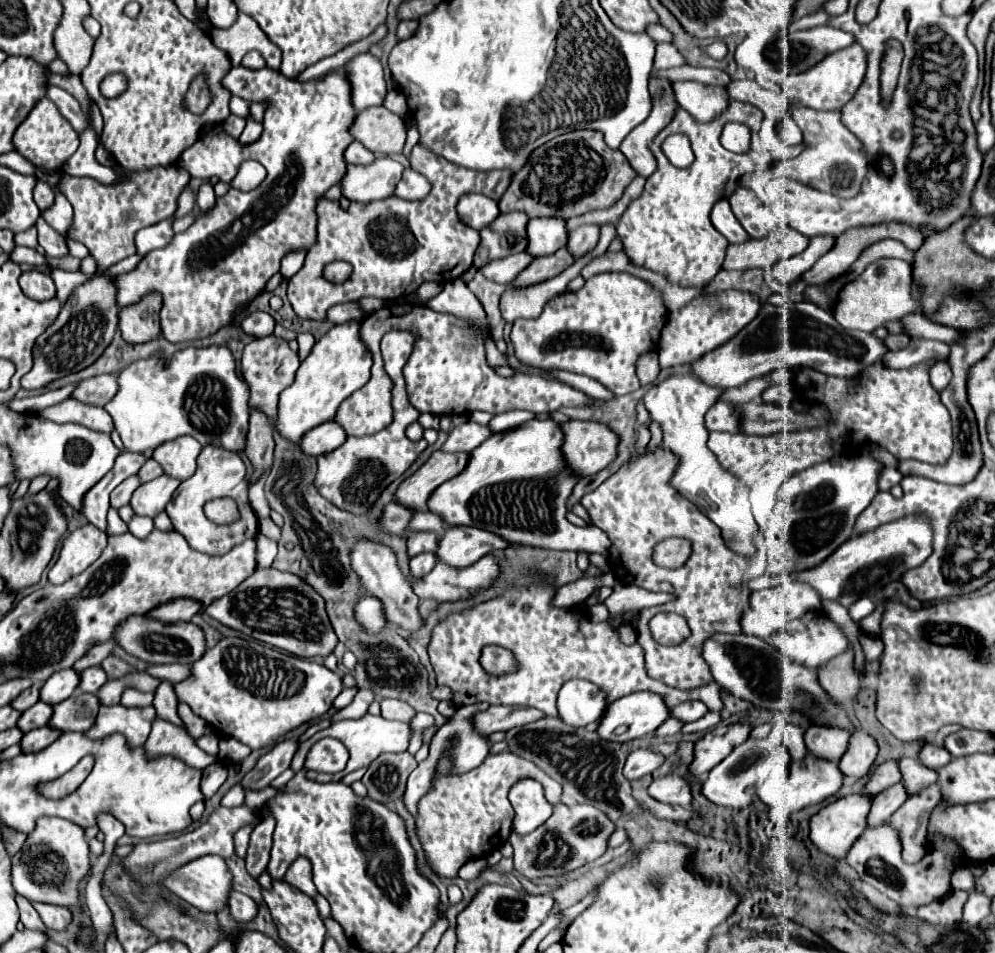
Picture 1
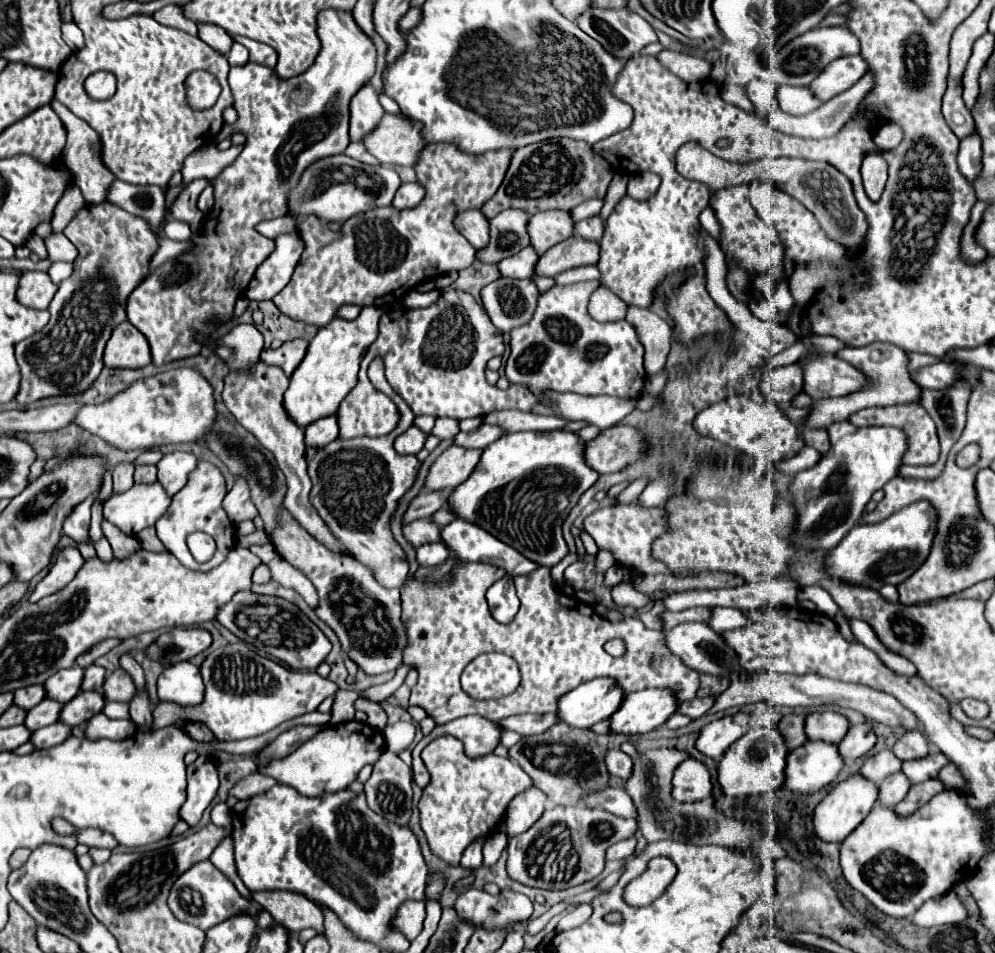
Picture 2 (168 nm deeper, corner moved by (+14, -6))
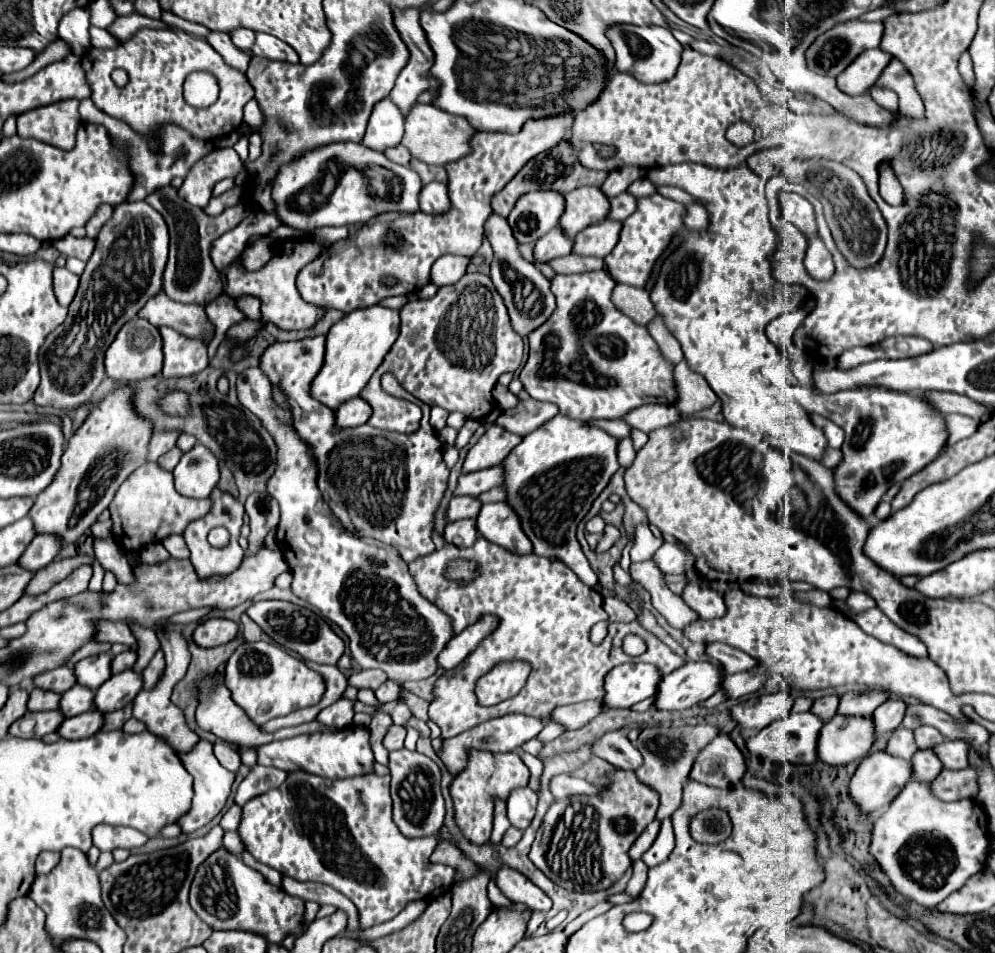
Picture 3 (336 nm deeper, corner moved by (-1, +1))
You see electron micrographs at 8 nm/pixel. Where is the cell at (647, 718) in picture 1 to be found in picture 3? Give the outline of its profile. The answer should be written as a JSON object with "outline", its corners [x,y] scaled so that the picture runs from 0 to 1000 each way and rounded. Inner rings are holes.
{"outline":[[[691,695],[683,703],[665,711],[657,730],[657,741],[671,747],[695,743],[722,726],[724,716],[726,707],[722,699],[714,695]]]}

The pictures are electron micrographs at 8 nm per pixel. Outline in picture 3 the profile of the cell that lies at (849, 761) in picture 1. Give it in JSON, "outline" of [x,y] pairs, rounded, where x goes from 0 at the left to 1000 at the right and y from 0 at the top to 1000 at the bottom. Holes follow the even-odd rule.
{"outline":[[[890,735],[888,739],[884,739],[876,749],[880,770],[901,766],[909,753],[909,745],[911,745],[911,739],[903,737],[903,735]]]}

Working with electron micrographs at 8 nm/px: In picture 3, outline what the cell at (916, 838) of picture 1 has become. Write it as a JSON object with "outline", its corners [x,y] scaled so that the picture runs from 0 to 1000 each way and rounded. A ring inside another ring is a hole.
{"outline":[[[977,806],[947,808],[935,825],[937,825],[935,827],[937,833],[949,842],[977,837],[977,835],[981,835],[981,829],[983,829],[981,808],[977,808]]]}

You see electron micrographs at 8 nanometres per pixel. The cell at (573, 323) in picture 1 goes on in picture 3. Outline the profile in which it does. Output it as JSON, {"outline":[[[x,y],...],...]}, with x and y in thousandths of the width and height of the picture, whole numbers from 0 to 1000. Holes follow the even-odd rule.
{"outline":[[[609,283],[591,288],[559,288],[555,292],[555,306],[559,311],[559,325],[537,348],[531,350],[531,378],[523,388],[523,401],[527,409],[547,422],[555,422],[563,428],[563,434],[571,439],[623,439],[635,428],[645,424],[677,424],[679,411],[675,409],[675,382],[669,380],[651,350],[651,346],[631,332],[621,327],[613,317],[613,306],[619,296]]]}

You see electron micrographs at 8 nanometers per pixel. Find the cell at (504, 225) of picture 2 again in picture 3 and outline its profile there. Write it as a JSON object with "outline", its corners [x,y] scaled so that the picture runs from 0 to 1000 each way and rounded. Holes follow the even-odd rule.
{"outline":[[[543,199],[539,204],[527,204],[527,208],[519,212],[511,233],[521,256],[535,256],[561,237],[565,222],[567,206],[555,199]]]}

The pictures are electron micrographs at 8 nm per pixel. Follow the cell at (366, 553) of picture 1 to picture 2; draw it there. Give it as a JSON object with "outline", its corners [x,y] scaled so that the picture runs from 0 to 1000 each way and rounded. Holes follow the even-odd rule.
{"outline":[[[258,381],[250,393],[240,393],[240,391],[230,391],[226,396],[226,408],[224,408],[224,423],[228,429],[234,433],[234,438],[270,471],[286,496],[288,503],[288,519],[286,519],[286,532],[294,538],[294,542],[311,557],[315,563],[319,563],[325,572],[331,576],[345,580],[347,574],[335,563],[331,553],[325,549],[325,545],[319,540],[311,526],[311,515],[313,515],[313,505],[309,498],[309,484],[307,484],[307,452],[292,442],[284,427],[284,412],[288,410],[290,398],[280,385]]]}

